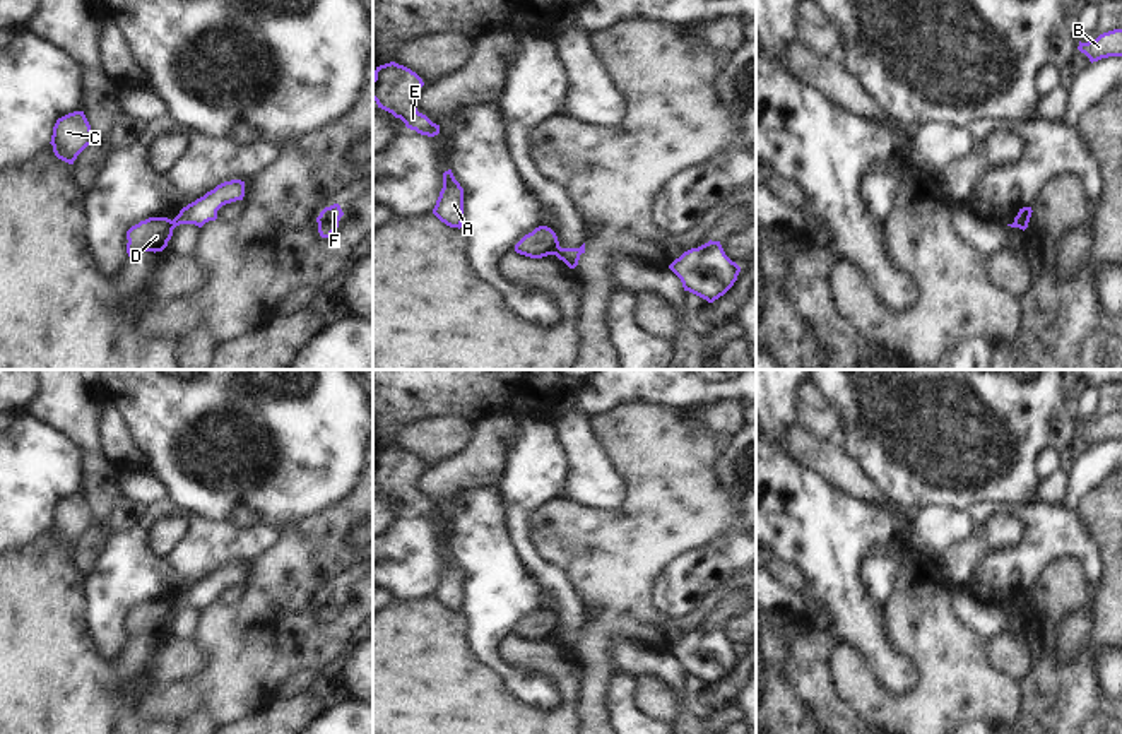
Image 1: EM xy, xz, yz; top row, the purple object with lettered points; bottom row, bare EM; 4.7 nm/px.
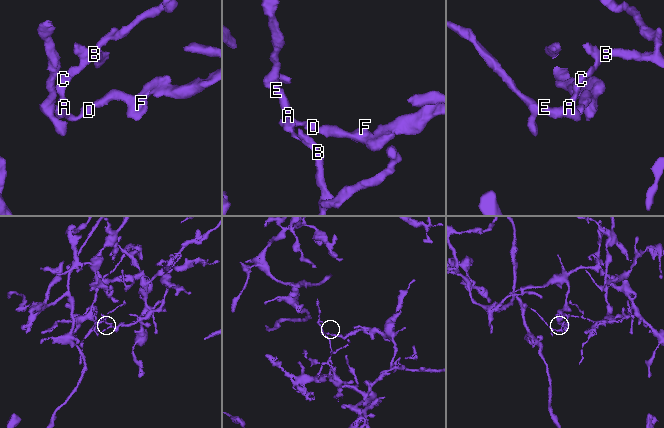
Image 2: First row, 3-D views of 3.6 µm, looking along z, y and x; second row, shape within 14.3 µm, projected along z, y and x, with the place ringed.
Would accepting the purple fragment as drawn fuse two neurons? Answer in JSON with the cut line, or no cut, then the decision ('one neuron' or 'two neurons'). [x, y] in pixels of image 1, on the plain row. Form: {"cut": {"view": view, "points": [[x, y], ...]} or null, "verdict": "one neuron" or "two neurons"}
{"cut": {"view": "xz", "points": [[558, 627], [553, 637]]}, "verdict": "two neurons"}

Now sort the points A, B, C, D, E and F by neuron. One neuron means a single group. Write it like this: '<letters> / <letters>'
A B C D E / F

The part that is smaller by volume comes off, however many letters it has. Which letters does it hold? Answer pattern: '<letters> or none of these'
A, B, C, D, E

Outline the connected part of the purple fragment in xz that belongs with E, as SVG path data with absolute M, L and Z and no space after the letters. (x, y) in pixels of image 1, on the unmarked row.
M390 445L375 453L373 482L378 491L400 501L407 512L434 520L440 517L440 508L433 506L416 491L416 481L422 469L424 465L416 455Z

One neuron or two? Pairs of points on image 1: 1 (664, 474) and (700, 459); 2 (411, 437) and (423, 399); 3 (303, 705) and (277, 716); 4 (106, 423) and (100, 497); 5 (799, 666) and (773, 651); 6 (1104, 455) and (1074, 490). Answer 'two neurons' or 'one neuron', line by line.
1: one neuron
2: two neurons
3: one neuron
4: two neurons
5: two neurons
6: one neuron

